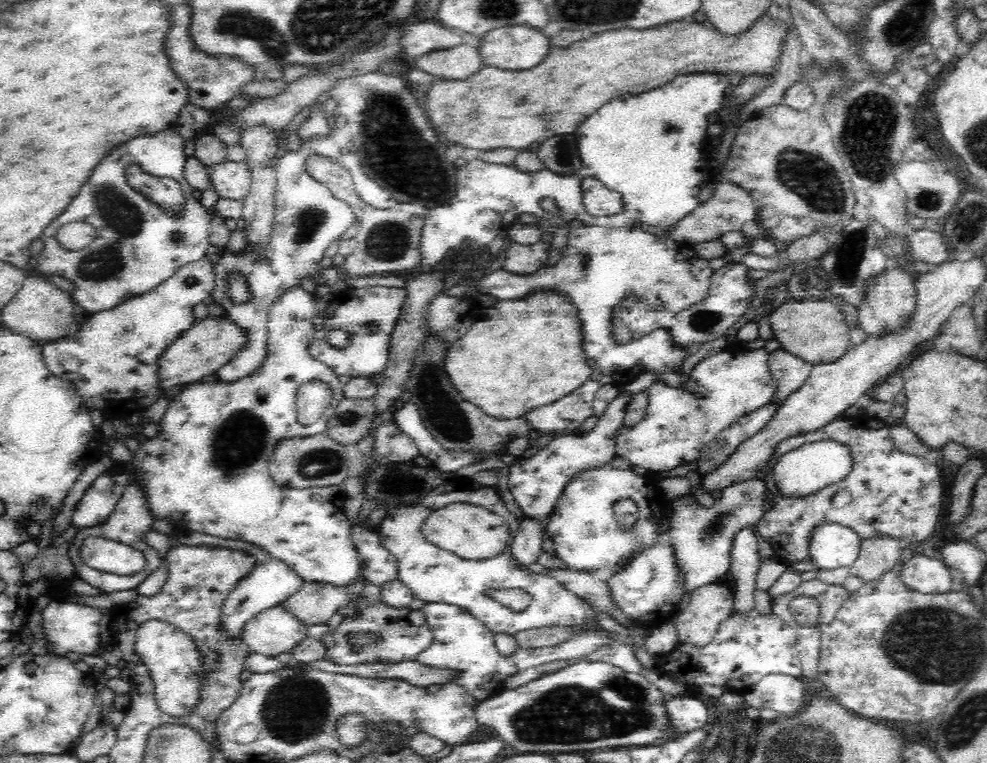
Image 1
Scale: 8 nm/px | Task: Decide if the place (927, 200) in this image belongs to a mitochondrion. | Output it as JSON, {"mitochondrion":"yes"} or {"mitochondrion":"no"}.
{"mitochondrion":"yes"}

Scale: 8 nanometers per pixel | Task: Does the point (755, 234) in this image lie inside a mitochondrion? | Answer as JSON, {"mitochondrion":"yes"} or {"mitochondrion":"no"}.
{"mitochondrion":"no"}

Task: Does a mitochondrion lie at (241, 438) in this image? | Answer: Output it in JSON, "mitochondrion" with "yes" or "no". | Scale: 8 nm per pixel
{"mitochondrion":"yes"}

